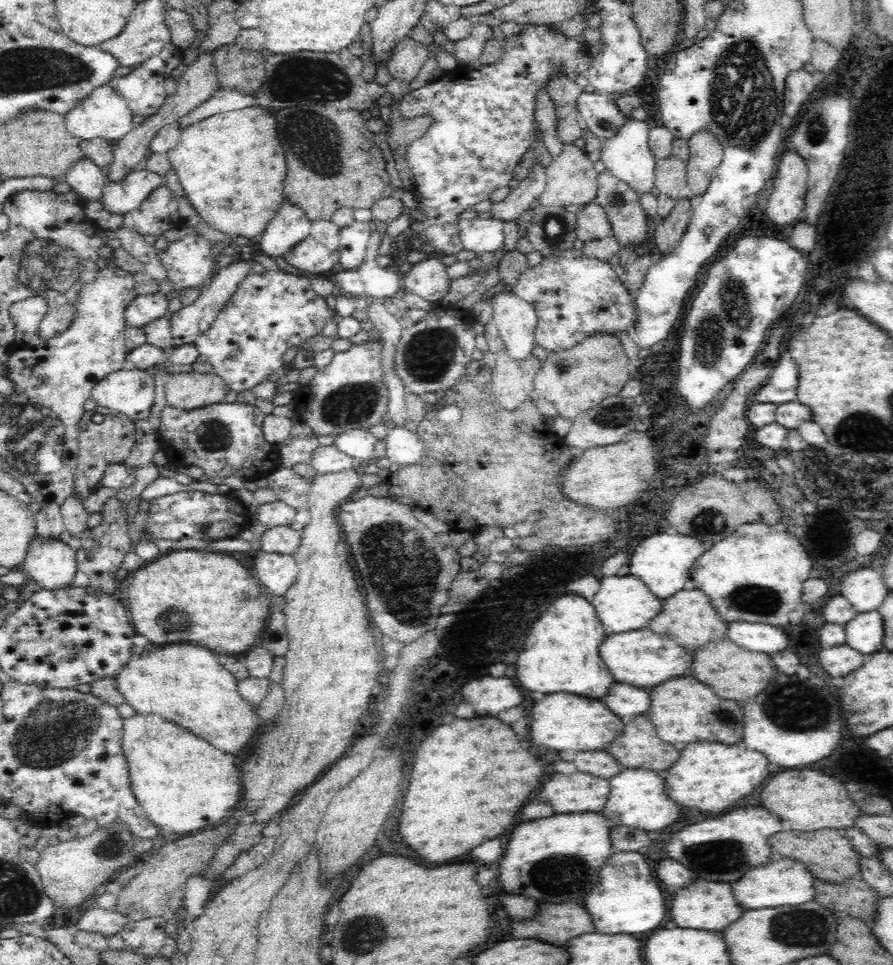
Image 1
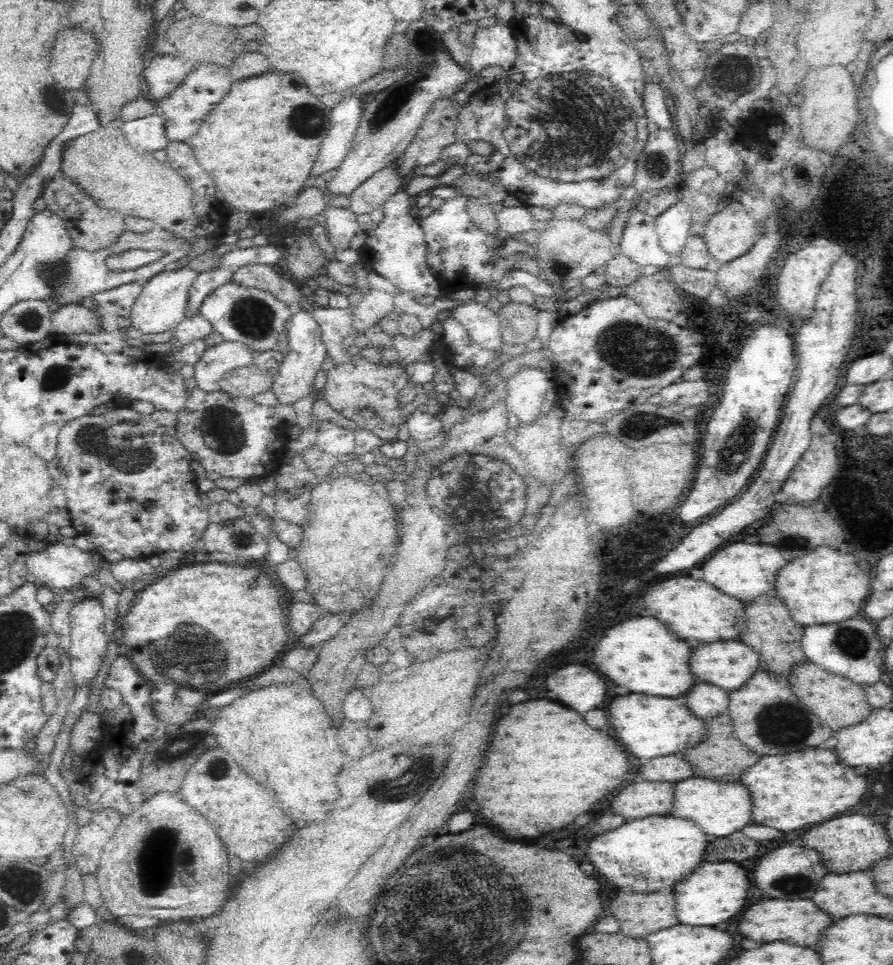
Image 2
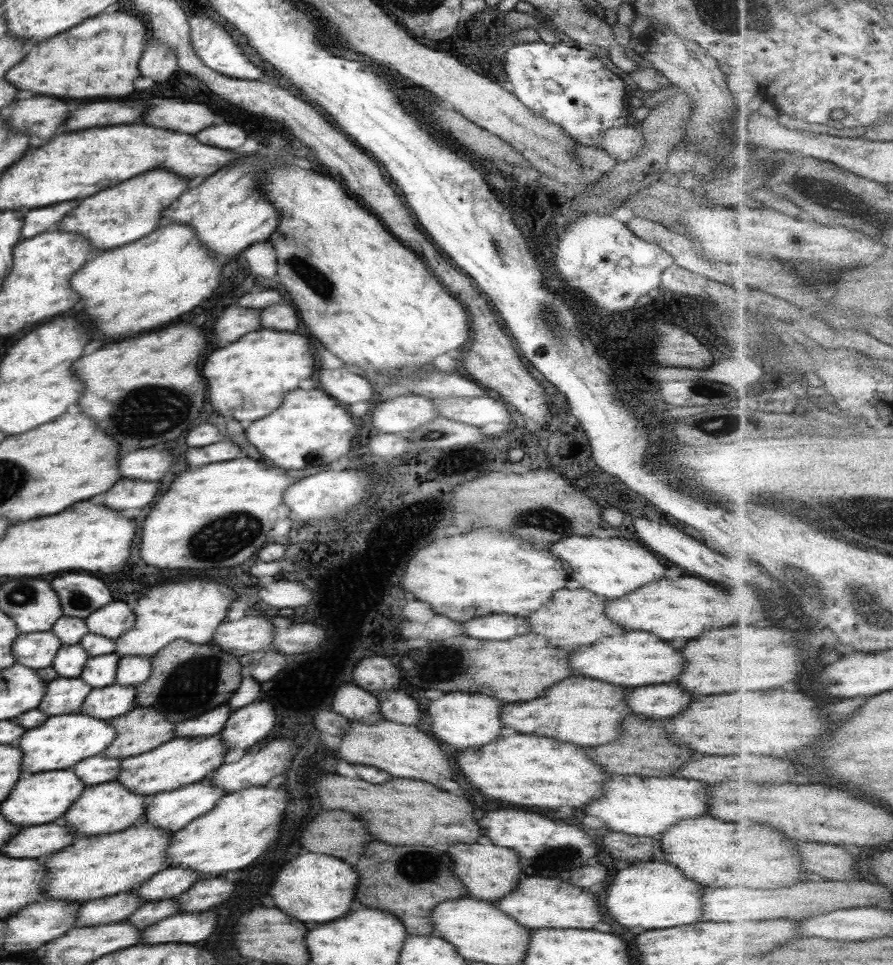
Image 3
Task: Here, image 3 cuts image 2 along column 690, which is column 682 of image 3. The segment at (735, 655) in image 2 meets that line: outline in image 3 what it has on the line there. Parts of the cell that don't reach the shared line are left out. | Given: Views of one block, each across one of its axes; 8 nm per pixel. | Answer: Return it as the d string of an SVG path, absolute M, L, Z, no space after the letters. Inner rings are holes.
M626 632L622 636L607 636L596 646L590 646L582 652L570 656L570 666L582 676L618 686L648 686L674 682L684 670L684 658L670 642L660 640L654 634L644 632Z

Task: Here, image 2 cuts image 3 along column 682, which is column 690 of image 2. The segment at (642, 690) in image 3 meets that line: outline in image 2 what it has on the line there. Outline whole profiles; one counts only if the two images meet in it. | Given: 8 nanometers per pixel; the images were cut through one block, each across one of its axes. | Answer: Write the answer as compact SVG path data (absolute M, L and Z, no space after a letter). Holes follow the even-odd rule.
M698 684L688 698L690 710L702 718L714 718L720 714L728 714L728 704L730 704L728 692L720 690L718 686L710 686L710 684Z

